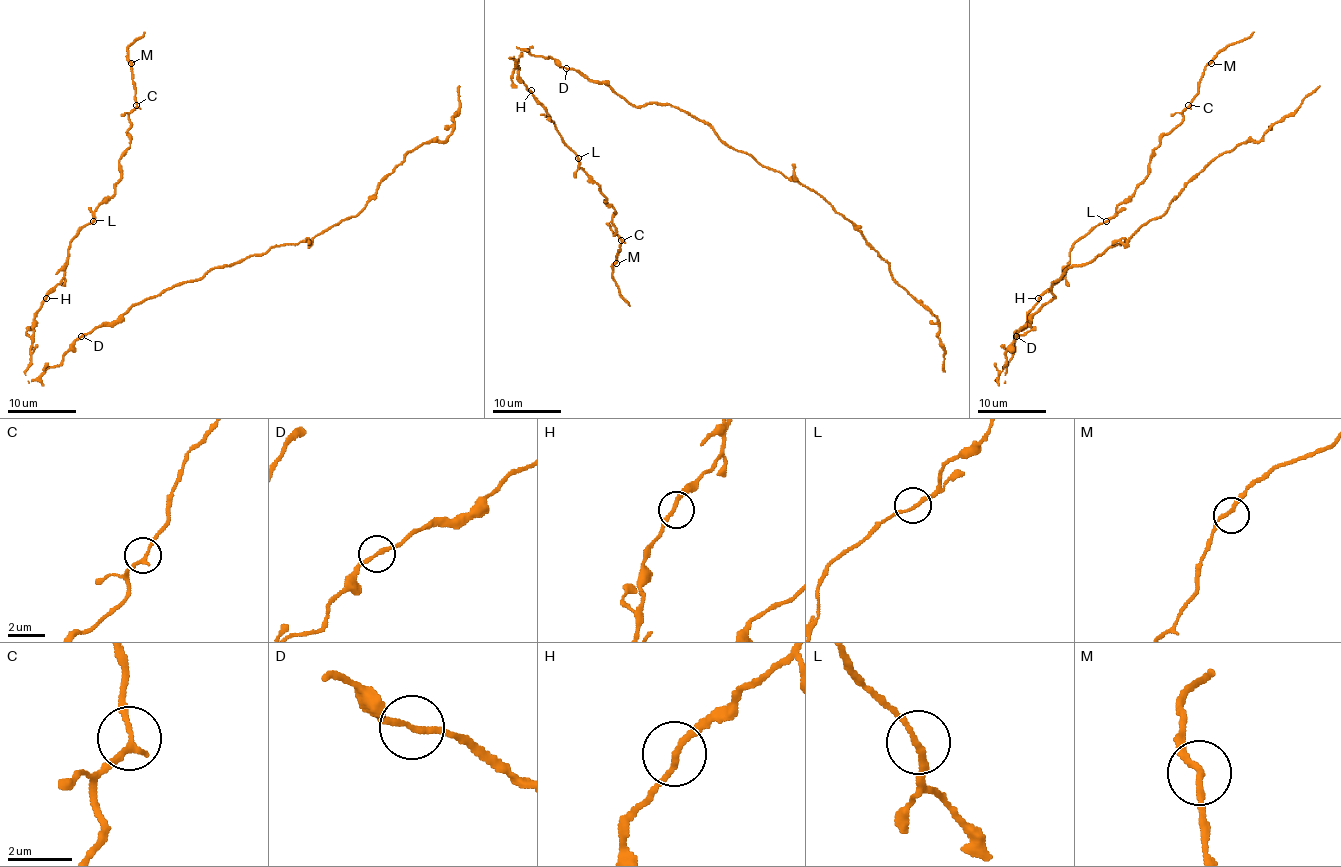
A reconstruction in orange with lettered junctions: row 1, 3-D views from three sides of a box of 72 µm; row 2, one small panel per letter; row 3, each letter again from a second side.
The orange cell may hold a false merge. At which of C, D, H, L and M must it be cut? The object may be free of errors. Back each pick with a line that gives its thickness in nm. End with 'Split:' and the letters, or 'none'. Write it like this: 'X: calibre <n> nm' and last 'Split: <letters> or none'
Split: none

